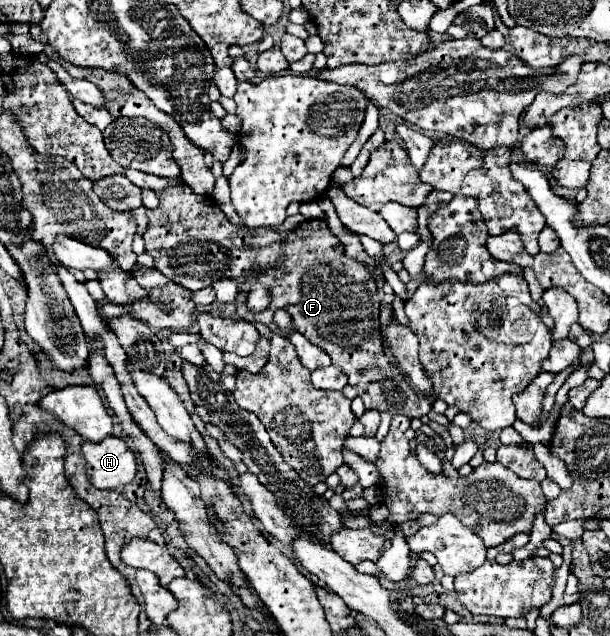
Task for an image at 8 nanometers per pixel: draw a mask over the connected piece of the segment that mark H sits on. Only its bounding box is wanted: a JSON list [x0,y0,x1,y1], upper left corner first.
[82,436,136,490]

